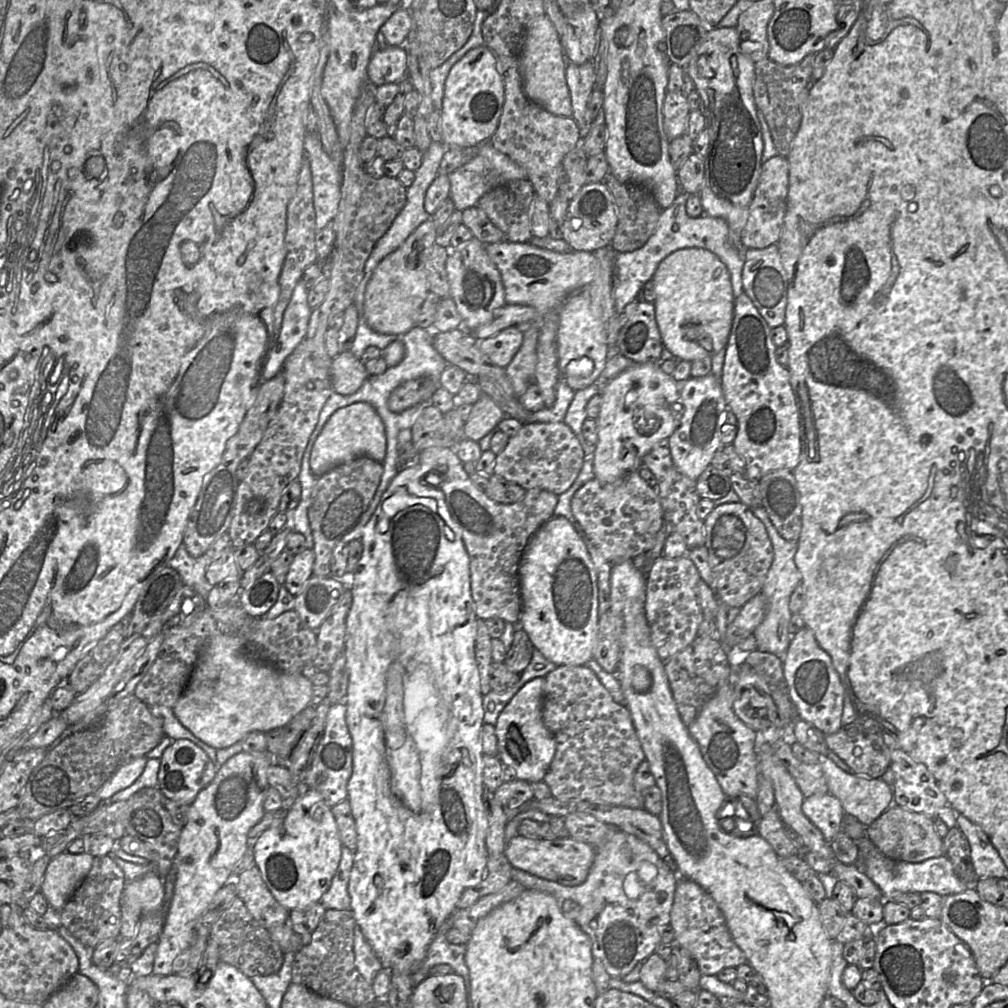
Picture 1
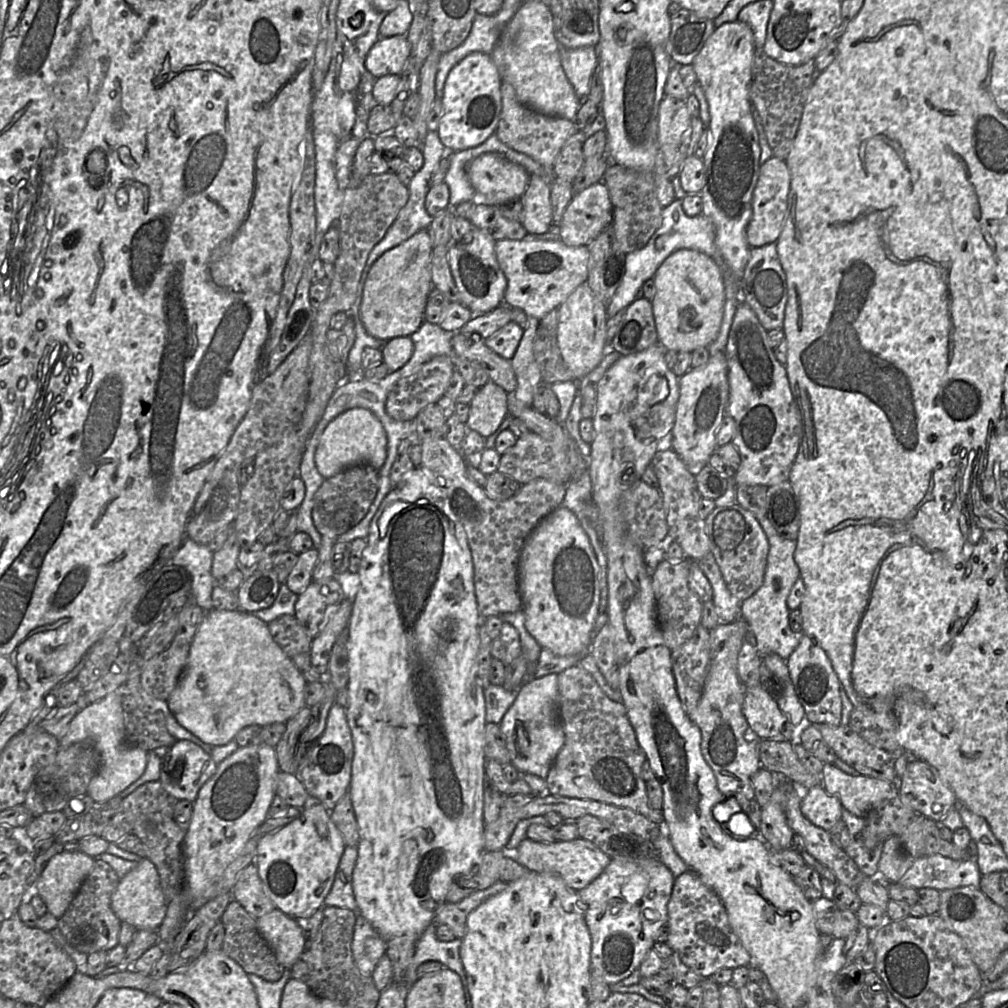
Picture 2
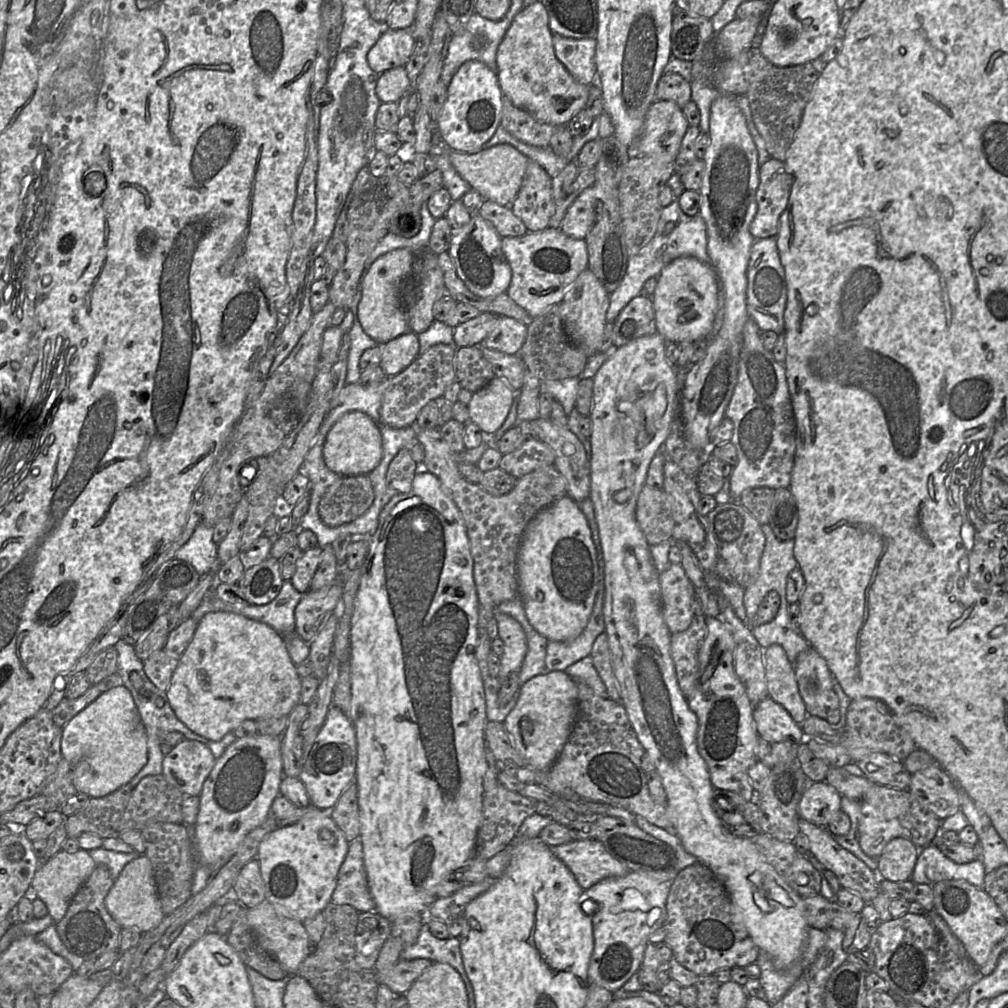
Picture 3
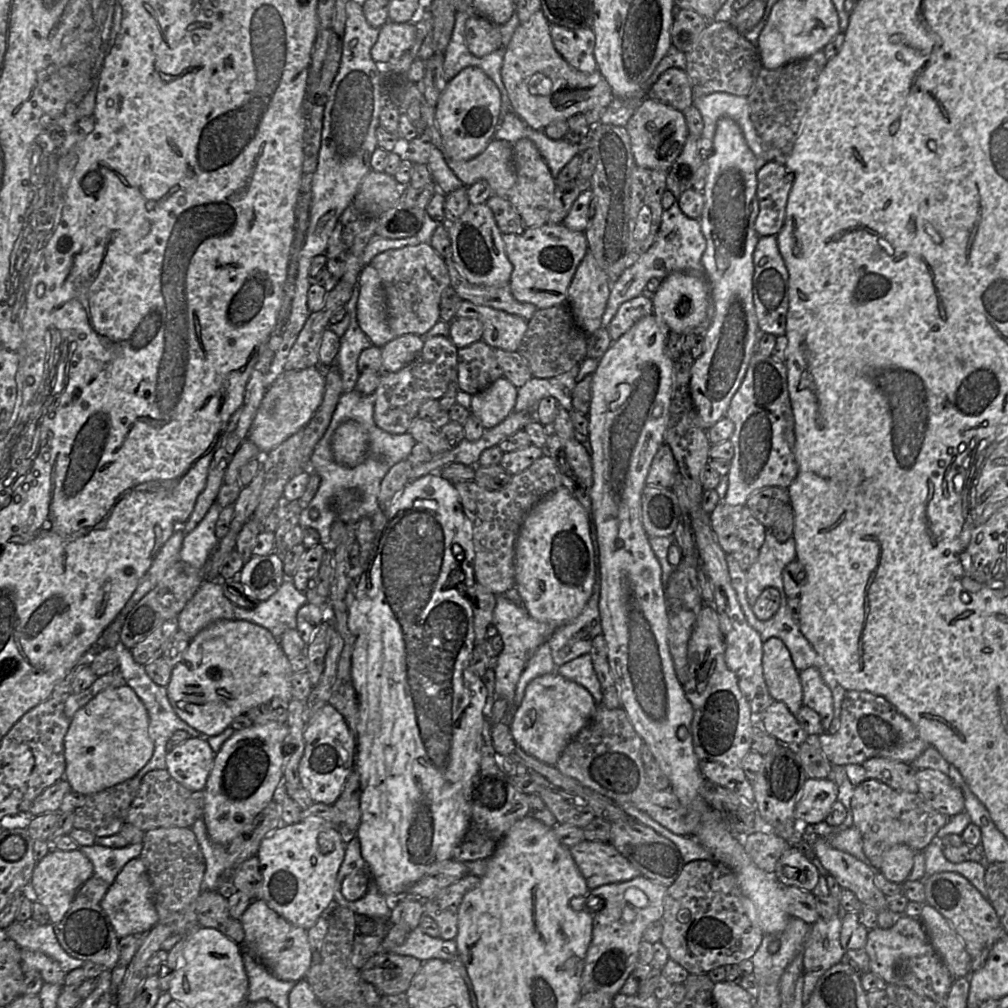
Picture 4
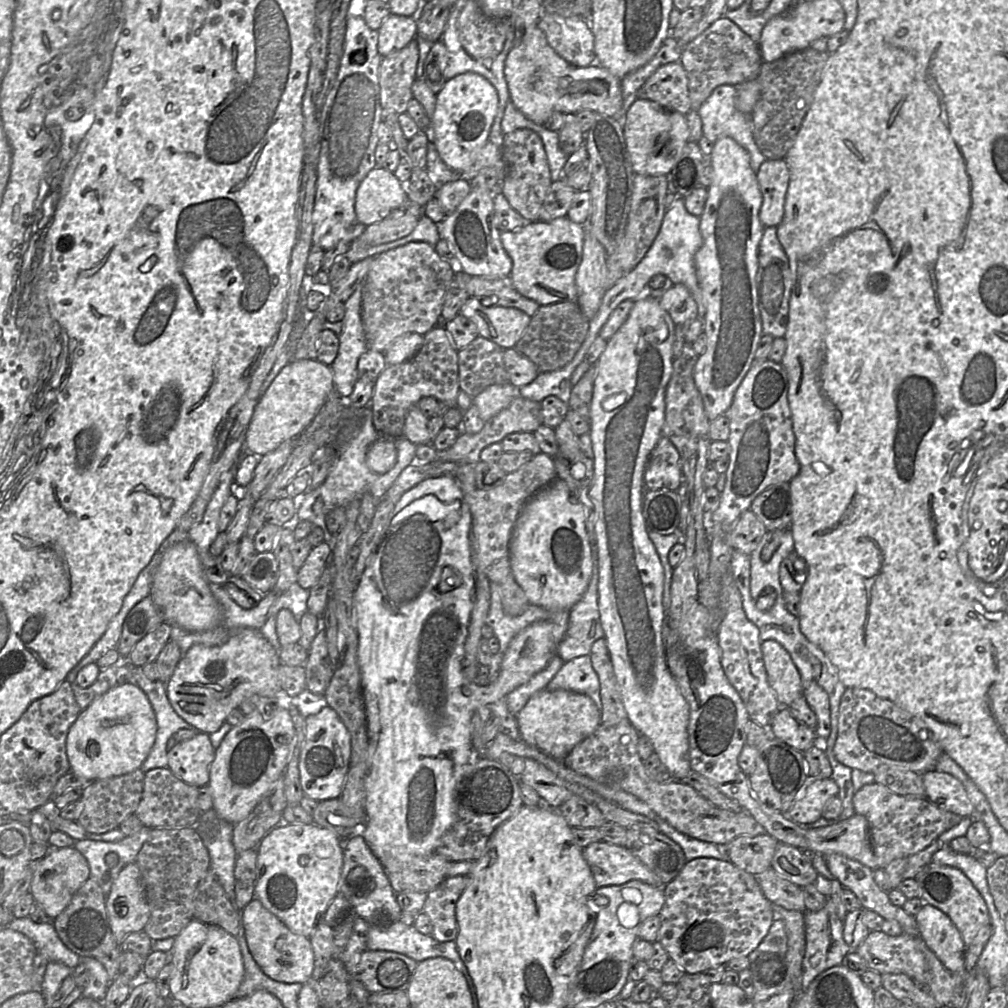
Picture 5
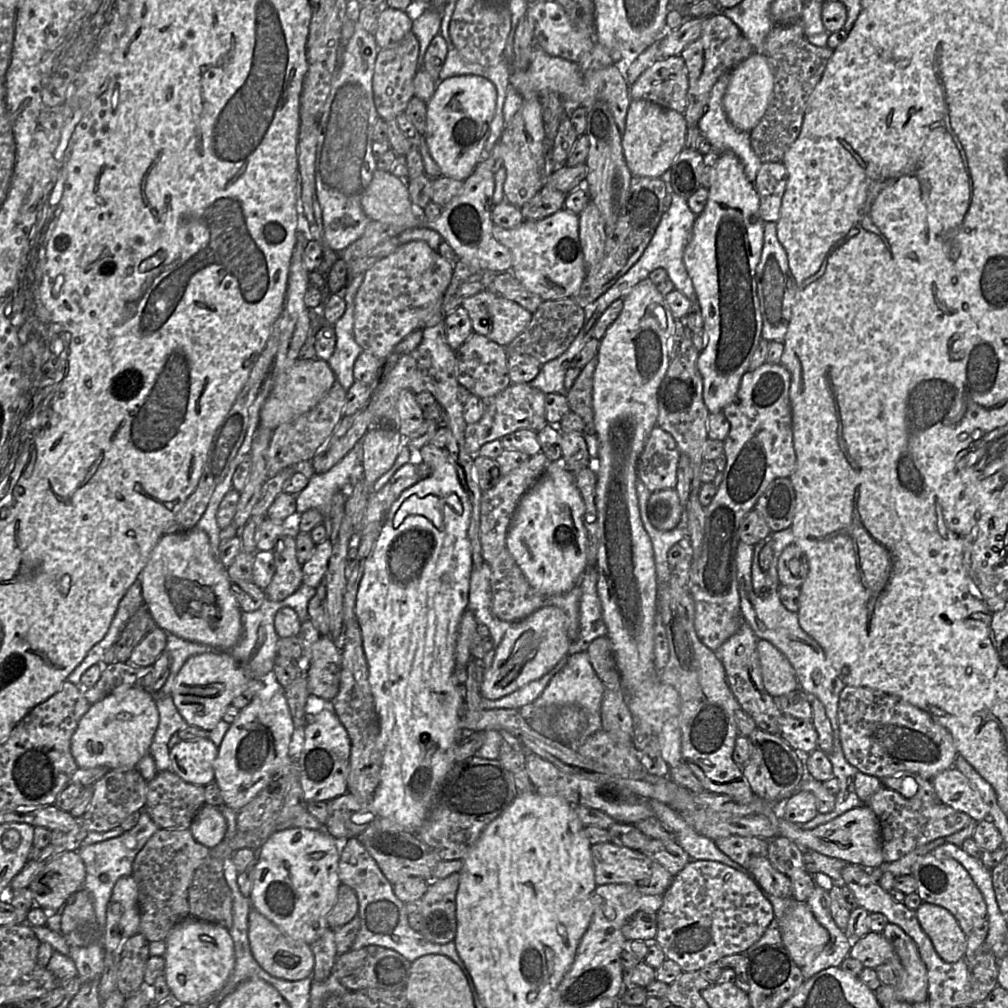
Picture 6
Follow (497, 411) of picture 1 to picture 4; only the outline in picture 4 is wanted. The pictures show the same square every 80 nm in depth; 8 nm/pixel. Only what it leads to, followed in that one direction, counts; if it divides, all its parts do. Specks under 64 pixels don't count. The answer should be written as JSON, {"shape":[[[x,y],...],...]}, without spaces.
{"shape":[[[498,378],[486,389],[472,396],[470,412],[481,420],[485,429],[492,428],[514,410],[517,390],[506,378]]]}

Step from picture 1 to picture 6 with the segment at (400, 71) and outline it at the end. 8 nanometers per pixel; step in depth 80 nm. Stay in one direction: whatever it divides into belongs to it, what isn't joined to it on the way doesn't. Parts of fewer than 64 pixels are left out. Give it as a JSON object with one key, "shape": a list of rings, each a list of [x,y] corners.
{"shape":[[[383,6],[374,34],[378,48],[384,49],[399,42],[412,31],[412,26],[413,19],[408,12]]]}

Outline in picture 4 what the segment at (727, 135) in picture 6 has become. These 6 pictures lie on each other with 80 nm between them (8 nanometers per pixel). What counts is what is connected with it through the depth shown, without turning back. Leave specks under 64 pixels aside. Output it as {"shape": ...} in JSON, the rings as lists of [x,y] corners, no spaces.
{"shape":[[[713,92],[708,95],[694,97],[692,105],[699,110],[702,116],[703,137],[712,140],[718,119],[725,116],[730,117],[741,128],[746,143],[756,158],[756,171],[768,162],[768,157],[761,148],[759,137],[750,119],[746,96]]]}

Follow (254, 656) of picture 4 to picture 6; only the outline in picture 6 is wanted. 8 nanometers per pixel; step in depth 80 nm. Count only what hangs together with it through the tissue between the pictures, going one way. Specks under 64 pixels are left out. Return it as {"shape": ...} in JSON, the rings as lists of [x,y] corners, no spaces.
{"shape":[[[212,651],[189,657],[176,676],[171,690],[173,703],[189,726],[213,730],[231,705],[237,689],[248,681],[245,670],[227,651]]]}

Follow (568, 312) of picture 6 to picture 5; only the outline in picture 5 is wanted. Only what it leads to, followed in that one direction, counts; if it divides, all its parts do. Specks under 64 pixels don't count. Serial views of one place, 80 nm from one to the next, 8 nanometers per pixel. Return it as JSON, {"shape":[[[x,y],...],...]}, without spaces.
{"shape":[[[563,301],[540,306],[531,317],[528,327],[515,349],[530,359],[539,373],[563,368],[575,356],[589,330],[589,320],[574,301]]]}

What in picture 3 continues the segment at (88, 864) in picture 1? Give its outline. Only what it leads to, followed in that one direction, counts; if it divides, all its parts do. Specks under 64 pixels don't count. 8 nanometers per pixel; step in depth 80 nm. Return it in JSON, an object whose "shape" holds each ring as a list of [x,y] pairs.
{"shape":[[[79,849],[74,853],[68,853],[60,850],[47,862],[39,865],[31,883],[31,894],[45,903],[48,914],[57,923],[65,916],[71,900],[95,867],[96,863],[88,851]]]}

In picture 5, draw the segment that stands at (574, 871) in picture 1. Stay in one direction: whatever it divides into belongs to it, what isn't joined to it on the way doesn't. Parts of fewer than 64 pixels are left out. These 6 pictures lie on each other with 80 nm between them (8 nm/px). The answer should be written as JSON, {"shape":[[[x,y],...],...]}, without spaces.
{"shape":[[[598,841],[584,847],[582,853],[598,888],[631,880],[640,880],[655,887],[664,886],[658,876],[626,847]]]}

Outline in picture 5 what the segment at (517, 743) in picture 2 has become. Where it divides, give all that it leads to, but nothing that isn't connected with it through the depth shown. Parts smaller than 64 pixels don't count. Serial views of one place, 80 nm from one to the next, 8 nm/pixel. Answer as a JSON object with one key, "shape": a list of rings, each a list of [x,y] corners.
{"shape":[[[543,689],[531,696],[526,705],[517,713],[516,720],[523,742],[562,761],[578,743],[599,726],[600,715],[601,710],[585,694],[568,690]]]}

